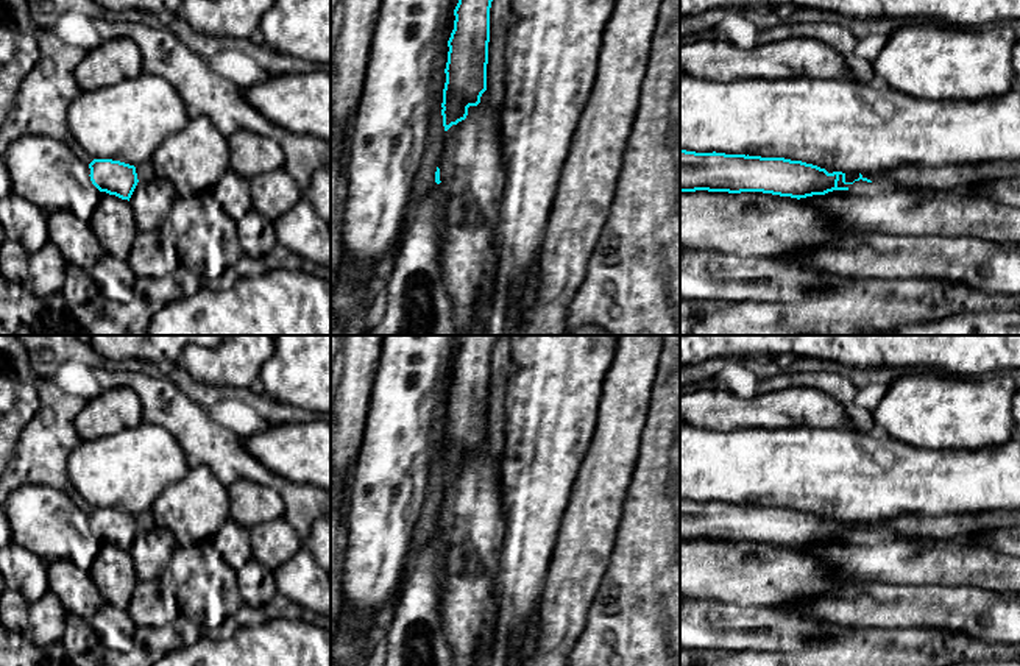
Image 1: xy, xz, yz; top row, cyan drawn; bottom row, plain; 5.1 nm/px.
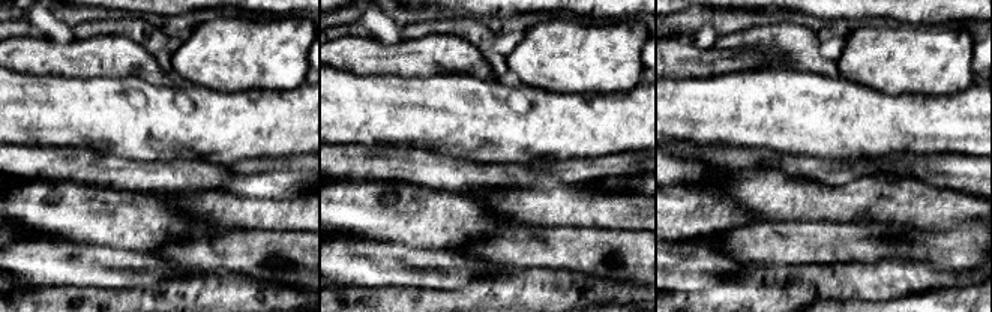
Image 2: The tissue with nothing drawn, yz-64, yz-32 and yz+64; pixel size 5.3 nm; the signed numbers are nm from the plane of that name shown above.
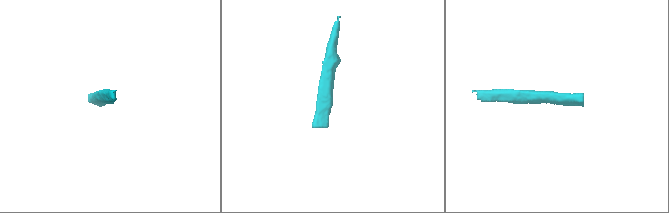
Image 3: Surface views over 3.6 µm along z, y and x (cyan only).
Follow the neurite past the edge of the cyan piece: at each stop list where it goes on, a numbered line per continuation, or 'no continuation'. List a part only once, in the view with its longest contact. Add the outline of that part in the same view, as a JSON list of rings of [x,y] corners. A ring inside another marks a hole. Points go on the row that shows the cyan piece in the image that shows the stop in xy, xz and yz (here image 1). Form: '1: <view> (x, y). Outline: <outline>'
1: yz (878, 184). Outline: [[[839,175],[838,187],[847,187],[850,192],[856,193],[877,193],[877,192],[895,192],[897,189],[901,189],[901,186],[889,181],[889,179],[880,179],[877,178],[872,182],[867,181],[855,181],[853,184],[844,184],[842,182],[842,175]]]

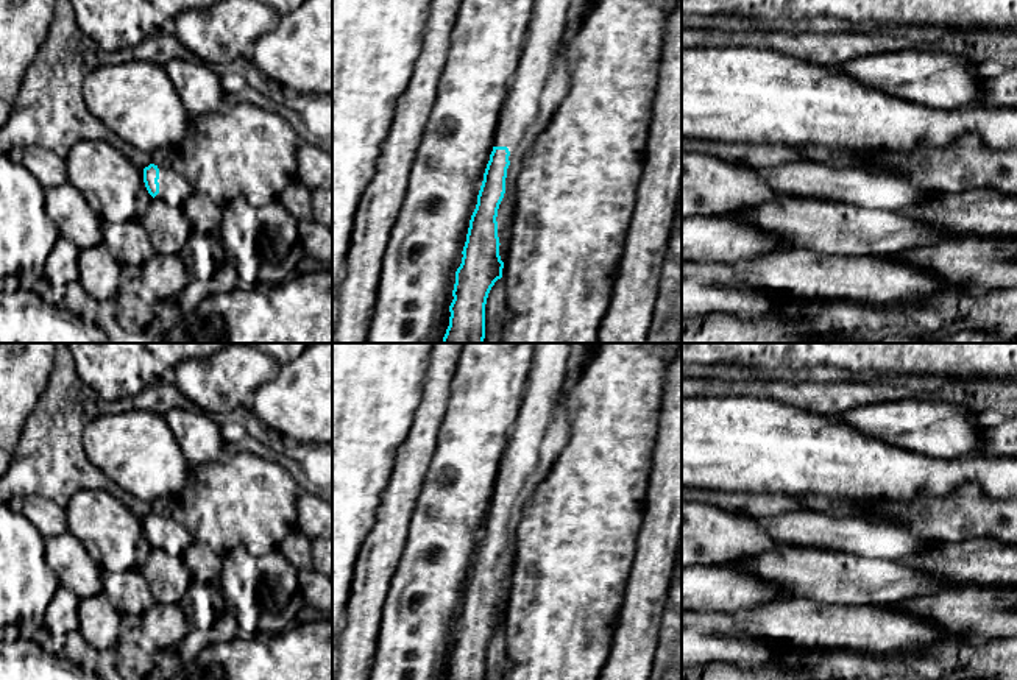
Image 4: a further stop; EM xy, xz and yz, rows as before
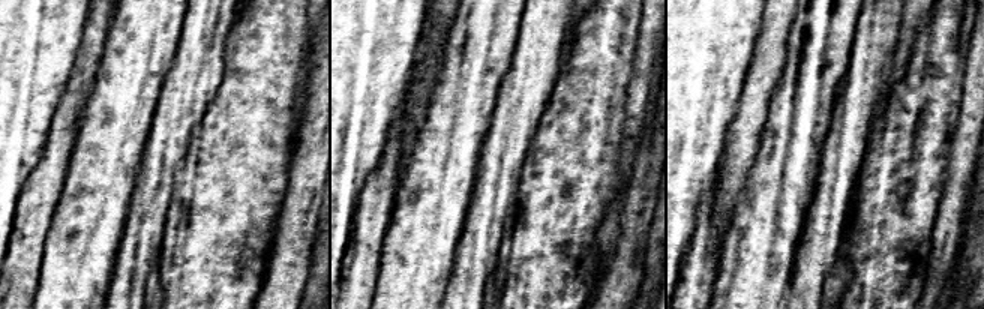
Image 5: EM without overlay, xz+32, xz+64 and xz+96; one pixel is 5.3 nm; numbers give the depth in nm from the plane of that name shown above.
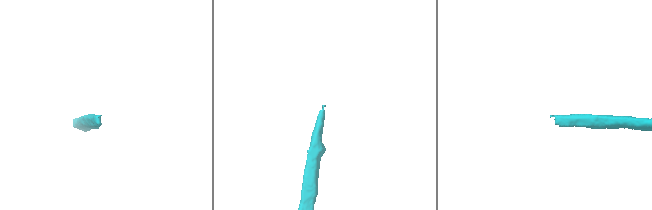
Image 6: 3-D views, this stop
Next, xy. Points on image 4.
1: xy (173, 189). Outline: [[[158,165],[159,168],[159,193],[153,200],[164,201],[170,206],[181,207],[193,193],[189,181],[175,172],[170,165]]]

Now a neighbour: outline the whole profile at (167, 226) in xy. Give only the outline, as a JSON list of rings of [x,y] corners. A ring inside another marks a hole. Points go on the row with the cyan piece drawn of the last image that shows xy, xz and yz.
[[[153,200],[140,220],[156,254],[178,254],[193,232],[181,207]]]

